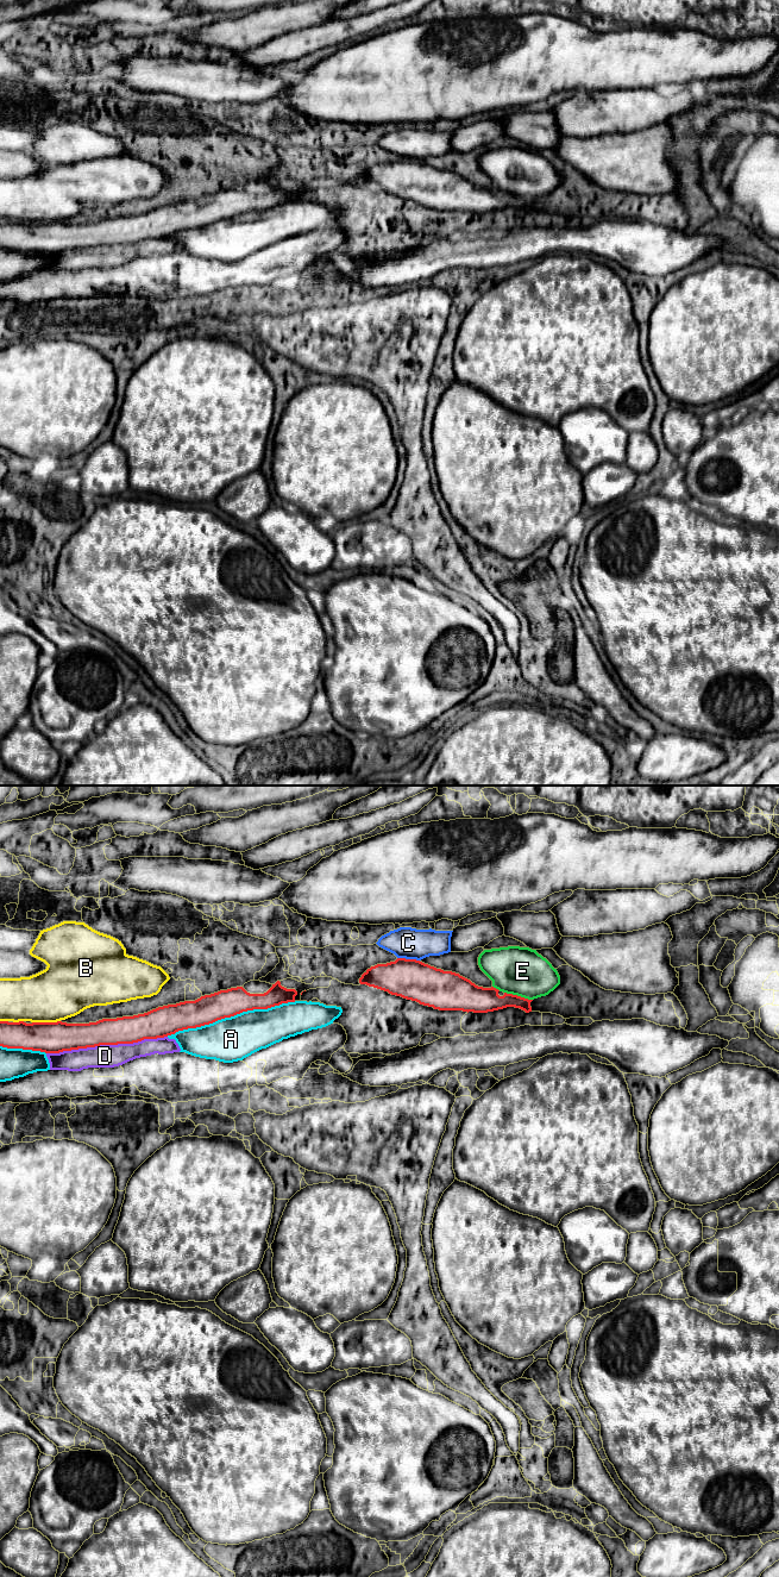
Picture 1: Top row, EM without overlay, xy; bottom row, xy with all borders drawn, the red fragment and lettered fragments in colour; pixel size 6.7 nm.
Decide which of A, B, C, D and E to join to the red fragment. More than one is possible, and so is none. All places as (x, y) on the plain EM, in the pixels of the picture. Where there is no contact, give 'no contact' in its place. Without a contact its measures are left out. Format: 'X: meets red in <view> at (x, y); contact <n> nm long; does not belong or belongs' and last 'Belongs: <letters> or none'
A: meets red in xy at (231, 216); contact 900 nm long; does not belong
B: meets red in xy at (45, 223); contact 190 nm long; does not belong
C: meets red in xy at (408, 160); contact 150 nm long; does not belong
D: meets red in xy at (106, 244); contact 800 nm long; does not belong
E: meets red in xy at (519, 196); contact 200 nm long; does not belong
Belongs: none

